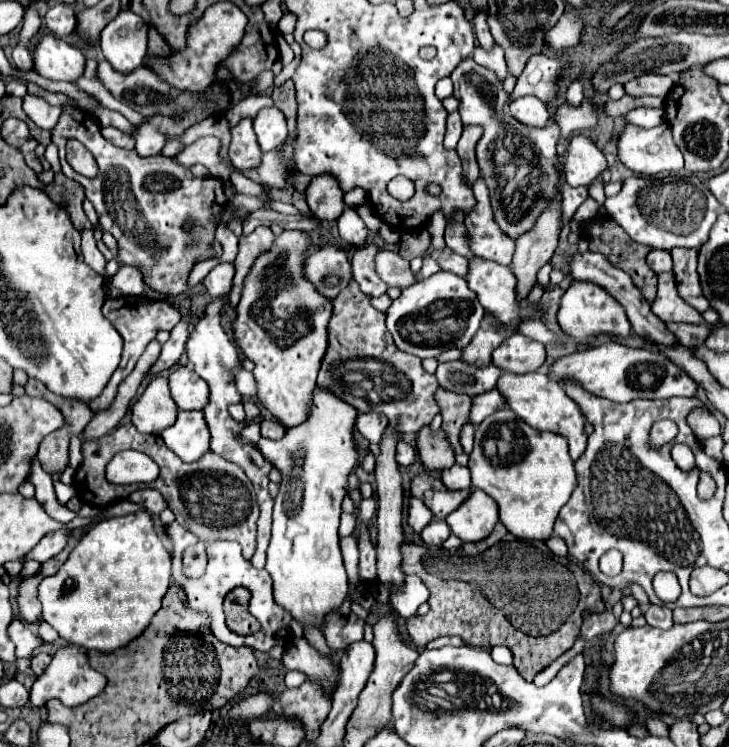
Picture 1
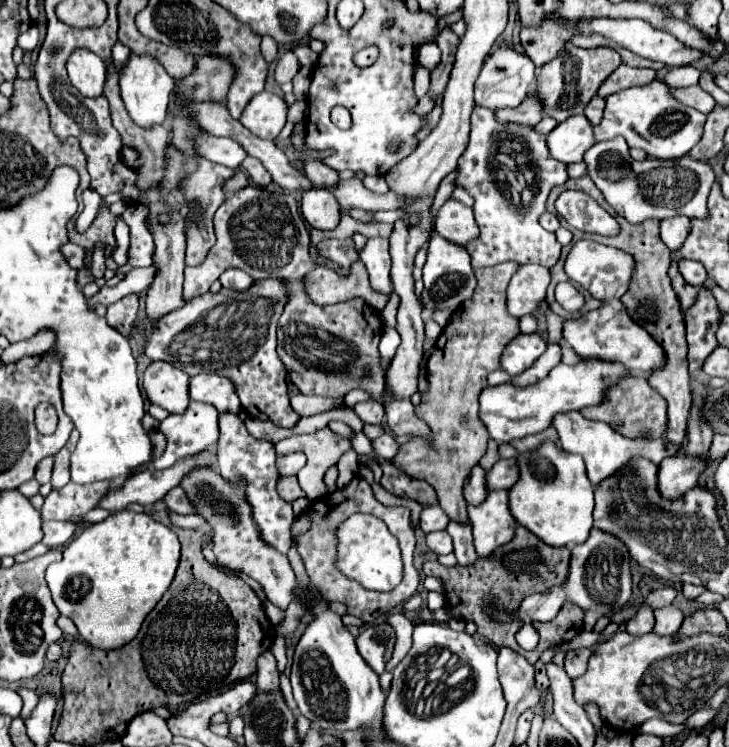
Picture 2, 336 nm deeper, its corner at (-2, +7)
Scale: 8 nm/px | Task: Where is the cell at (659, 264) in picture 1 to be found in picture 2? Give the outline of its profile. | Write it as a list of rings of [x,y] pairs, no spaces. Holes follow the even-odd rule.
[[[681,260],[679,264],[679,270],[683,274],[683,278],[691,284],[691,286],[703,286],[705,280],[707,280],[707,270],[701,262],[695,262],[695,260]]]

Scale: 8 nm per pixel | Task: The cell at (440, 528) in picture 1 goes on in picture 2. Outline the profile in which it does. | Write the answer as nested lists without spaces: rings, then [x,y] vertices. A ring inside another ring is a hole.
[[[431,532],[427,534],[427,546],[437,554],[451,554],[453,552],[453,544],[451,544],[451,536],[447,532]]]

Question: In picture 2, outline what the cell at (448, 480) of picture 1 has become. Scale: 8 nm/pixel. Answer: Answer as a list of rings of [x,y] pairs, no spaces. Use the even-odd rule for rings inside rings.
[[[475,466],[469,474],[469,480],[465,480],[465,500],[471,506],[479,506],[487,500],[487,482],[485,482],[485,470],[481,466]]]

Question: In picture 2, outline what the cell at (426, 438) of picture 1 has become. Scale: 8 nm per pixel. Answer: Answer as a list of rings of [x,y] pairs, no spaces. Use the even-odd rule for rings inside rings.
[[[503,262],[491,268],[475,270],[477,288],[465,304],[461,304],[451,324],[439,336],[429,360],[427,360],[427,392],[421,398],[421,404],[415,406],[417,416],[425,418],[433,428],[435,444],[429,448],[425,440],[405,442],[393,464],[401,468],[411,478],[421,478],[429,482],[435,492],[439,506],[455,522],[469,524],[467,518],[467,500],[463,498],[463,484],[471,468],[481,460],[487,450],[487,428],[479,420],[479,394],[487,386],[487,374],[499,368],[499,358],[503,348],[519,334],[519,320],[507,312],[505,292],[511,276],[519,264]]]

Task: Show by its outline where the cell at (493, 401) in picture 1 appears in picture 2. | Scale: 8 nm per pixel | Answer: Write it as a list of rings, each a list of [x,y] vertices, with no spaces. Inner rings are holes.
[[[549,344],[545,354],[529,370],[525,370],[521,376],[515,376],[513,382],[521,384],[521,386],[535,384],[535,382],[543,380],[559,362],[561,362],[561,346],[559,344]]]

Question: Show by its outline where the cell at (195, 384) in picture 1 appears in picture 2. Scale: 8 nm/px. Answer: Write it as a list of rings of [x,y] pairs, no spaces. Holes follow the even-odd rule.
[[[197,374],[189,384],[191,400],[213,404],[219,412],[241,412],[239,396],[235,394],[233,382],[219,374]]]

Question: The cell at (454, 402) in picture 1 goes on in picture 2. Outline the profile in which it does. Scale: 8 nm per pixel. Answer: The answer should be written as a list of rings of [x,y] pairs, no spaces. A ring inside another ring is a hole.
[[[489,440],[487,452],[485,452],[483,460],[479,462],[479,466],[481,466],[481,468],[485,468],[485,470],[491,470],[491,468],[493,468],[493,464],[499,460],[499,452],[497,452],[497,448],[499,448],[499,446],[497,446],[493,440]]]

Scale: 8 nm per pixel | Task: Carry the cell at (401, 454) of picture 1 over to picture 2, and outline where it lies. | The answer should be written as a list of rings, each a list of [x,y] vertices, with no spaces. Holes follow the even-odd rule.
[[[383,434],[375,440],[371,440],[371,446],[373,446],[373,452],[385,460],[391,460],[399,450],[399,446],[391,434]]]

